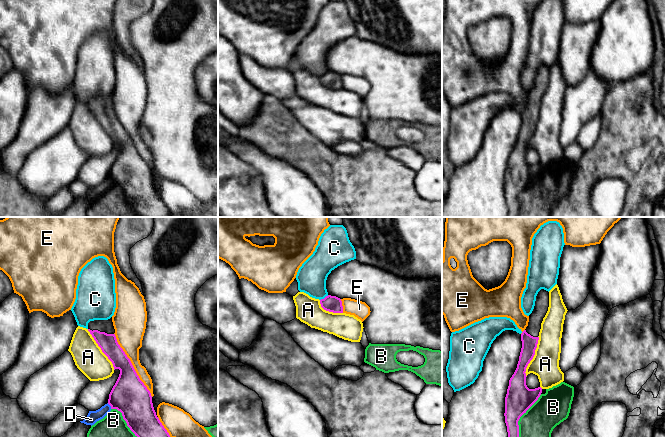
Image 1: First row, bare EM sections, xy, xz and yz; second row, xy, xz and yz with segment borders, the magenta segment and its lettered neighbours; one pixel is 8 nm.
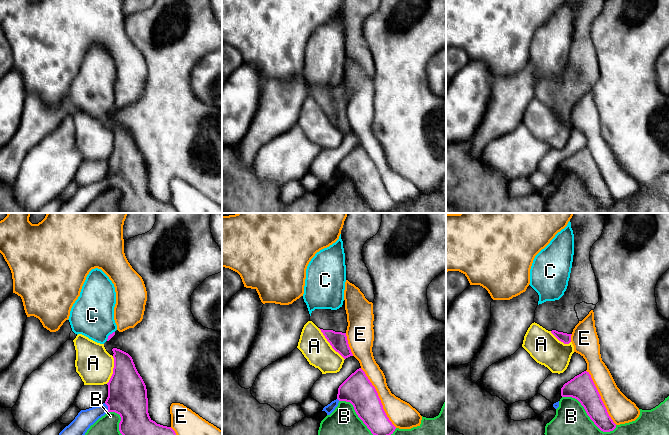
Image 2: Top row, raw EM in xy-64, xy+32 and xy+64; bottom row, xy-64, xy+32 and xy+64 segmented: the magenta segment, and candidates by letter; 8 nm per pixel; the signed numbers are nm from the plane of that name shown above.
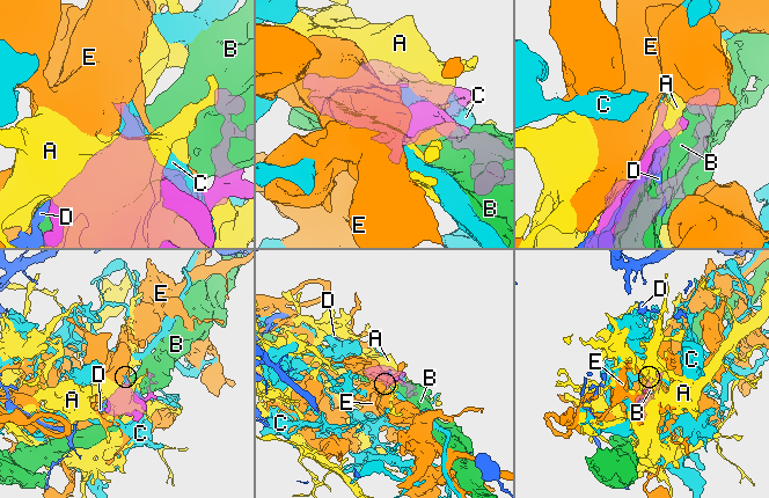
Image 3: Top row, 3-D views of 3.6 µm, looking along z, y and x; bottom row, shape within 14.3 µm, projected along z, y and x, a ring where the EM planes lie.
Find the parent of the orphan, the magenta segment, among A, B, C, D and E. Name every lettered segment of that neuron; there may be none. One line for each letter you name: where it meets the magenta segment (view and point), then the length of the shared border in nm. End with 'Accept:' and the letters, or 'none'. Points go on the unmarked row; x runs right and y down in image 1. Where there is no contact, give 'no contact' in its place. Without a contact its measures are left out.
Accept: none

